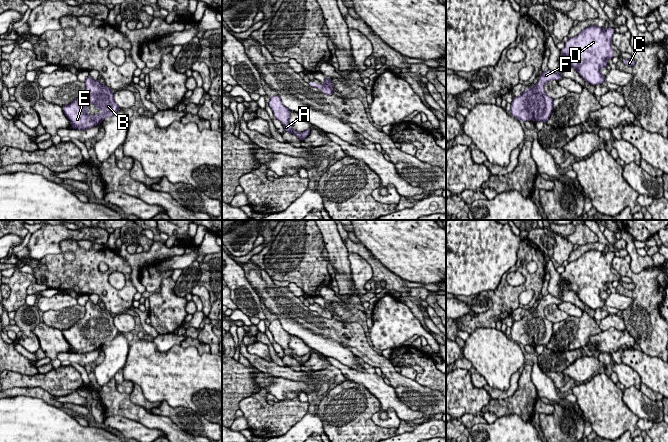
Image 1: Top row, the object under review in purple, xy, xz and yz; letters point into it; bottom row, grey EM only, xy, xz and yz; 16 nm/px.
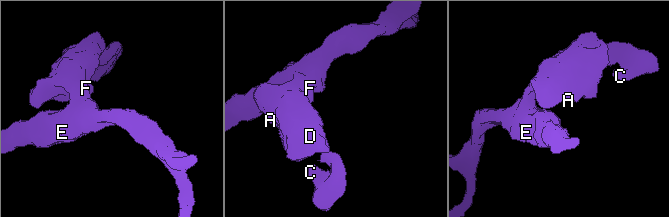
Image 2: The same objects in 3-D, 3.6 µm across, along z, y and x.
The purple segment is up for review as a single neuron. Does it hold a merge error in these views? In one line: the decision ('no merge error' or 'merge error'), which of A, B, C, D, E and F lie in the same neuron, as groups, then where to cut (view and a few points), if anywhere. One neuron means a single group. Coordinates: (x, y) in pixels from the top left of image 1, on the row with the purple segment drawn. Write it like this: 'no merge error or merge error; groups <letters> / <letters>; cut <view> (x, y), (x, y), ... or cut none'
no merge error; groups A B C D E F; cut none

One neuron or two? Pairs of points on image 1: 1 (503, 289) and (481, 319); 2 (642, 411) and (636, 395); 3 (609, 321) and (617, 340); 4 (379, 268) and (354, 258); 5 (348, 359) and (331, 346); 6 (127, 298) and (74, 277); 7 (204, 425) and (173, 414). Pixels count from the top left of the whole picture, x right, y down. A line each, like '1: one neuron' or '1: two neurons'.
1: one neuron
2: one neuron
3: two neurons
4: two neurons
5: one neuron
6: one neuron
7: one neuron

